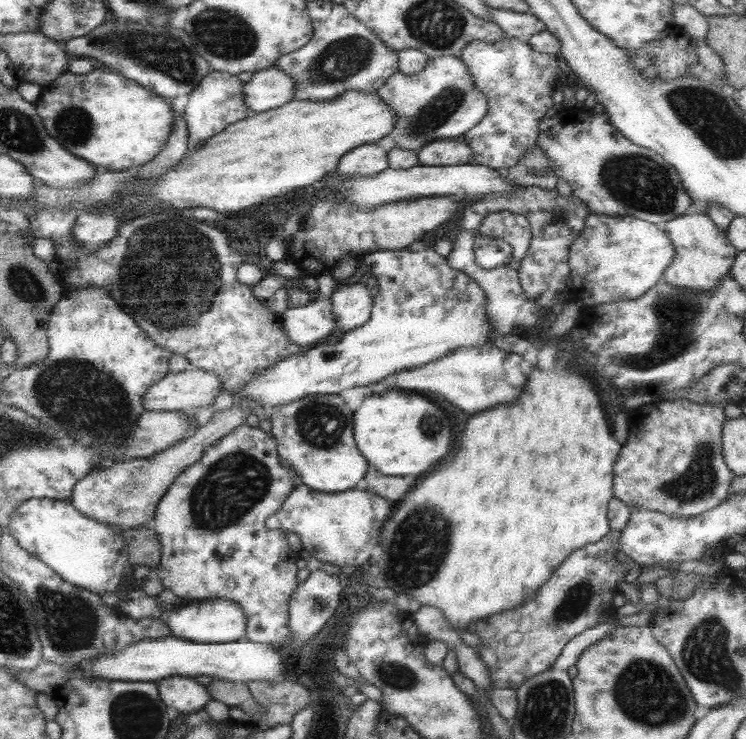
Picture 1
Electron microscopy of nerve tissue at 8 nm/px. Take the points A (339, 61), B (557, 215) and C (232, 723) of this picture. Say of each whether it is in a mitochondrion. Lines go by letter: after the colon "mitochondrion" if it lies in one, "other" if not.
A: mitochondrion
B: mitochondrion
C: other

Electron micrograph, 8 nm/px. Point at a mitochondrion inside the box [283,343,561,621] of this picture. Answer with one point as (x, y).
(431, 533)

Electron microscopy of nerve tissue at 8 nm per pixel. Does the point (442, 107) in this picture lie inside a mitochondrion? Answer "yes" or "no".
yes

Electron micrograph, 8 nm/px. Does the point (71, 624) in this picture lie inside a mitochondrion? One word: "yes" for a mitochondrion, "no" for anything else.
yes

